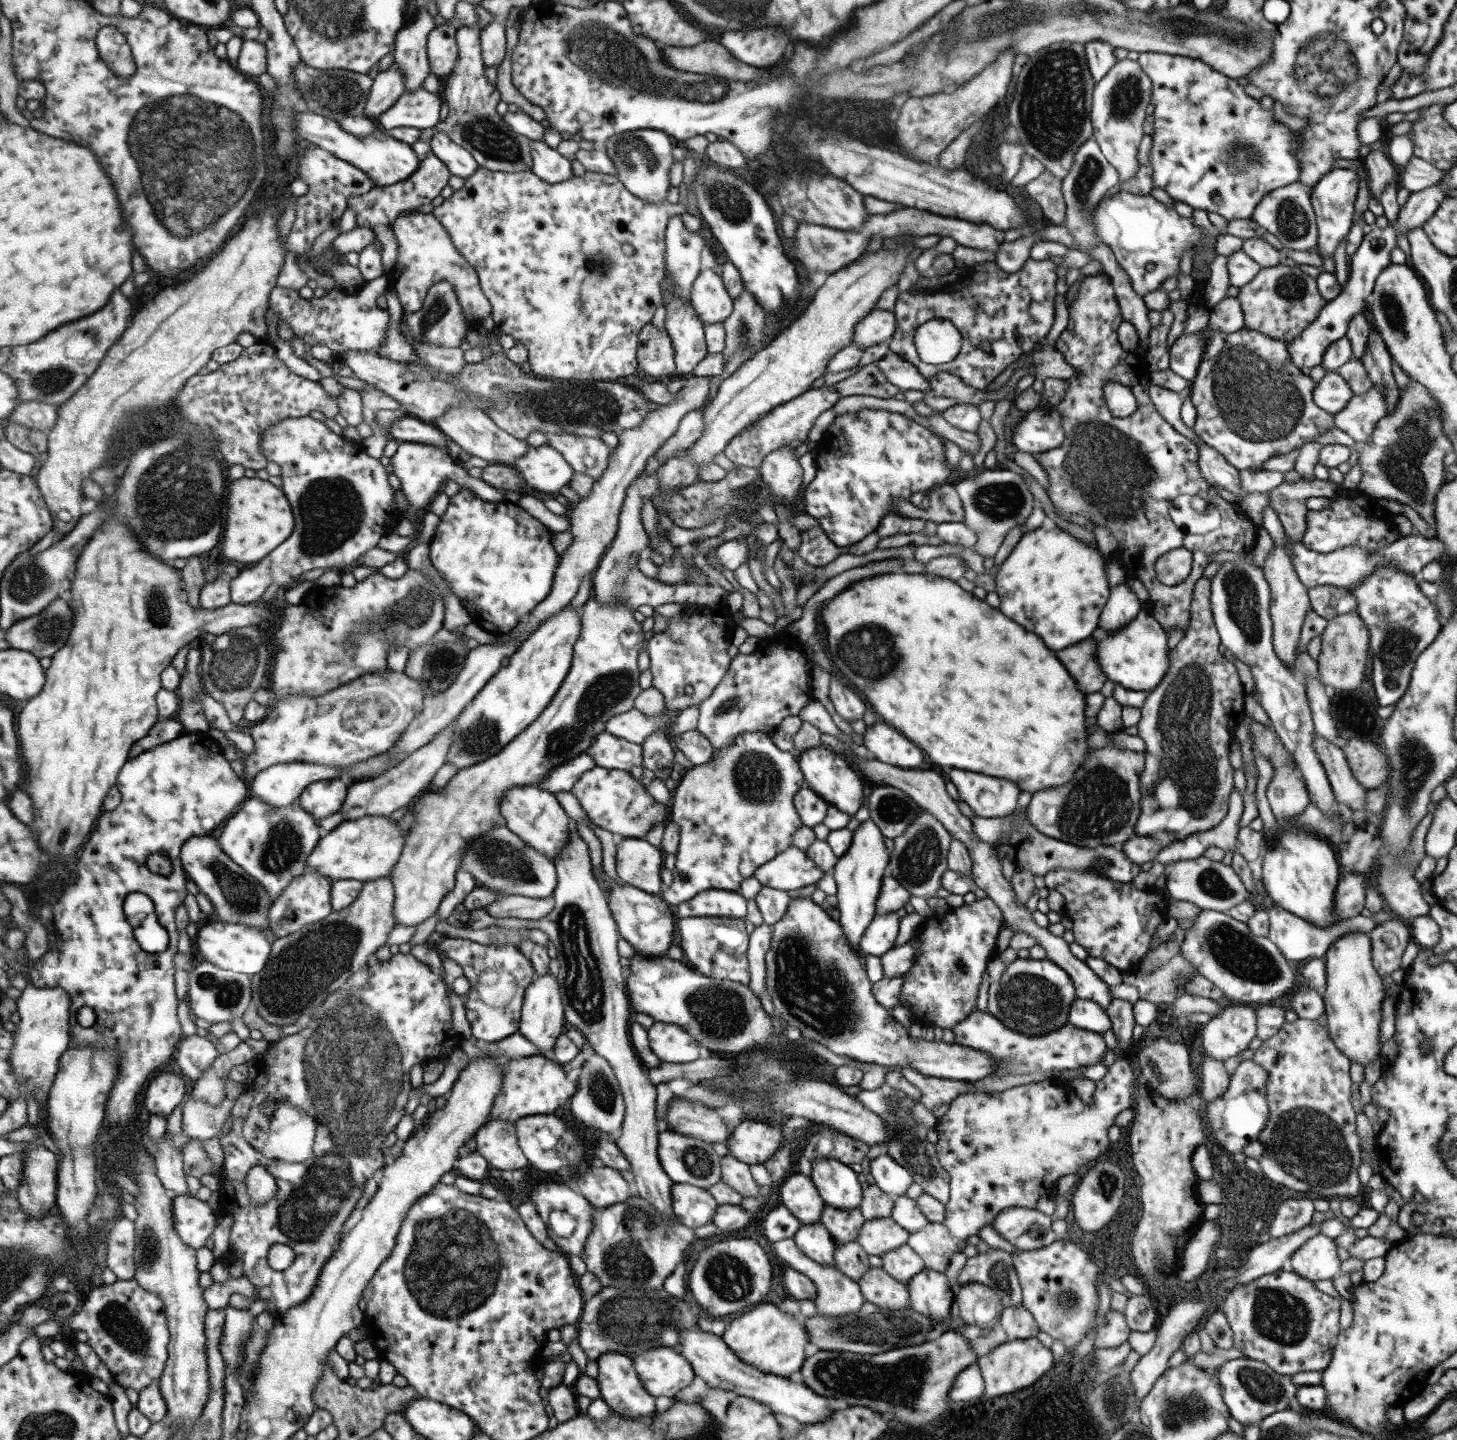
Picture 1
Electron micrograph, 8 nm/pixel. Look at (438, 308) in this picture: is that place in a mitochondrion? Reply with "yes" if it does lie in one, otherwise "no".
yes

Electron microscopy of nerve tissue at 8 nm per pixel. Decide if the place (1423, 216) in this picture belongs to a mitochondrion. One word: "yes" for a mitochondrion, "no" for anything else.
no

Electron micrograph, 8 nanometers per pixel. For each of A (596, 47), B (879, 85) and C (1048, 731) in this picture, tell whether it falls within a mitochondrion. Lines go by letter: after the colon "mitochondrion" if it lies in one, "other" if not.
A: mitochondrion
B: mitochondrion
C: other

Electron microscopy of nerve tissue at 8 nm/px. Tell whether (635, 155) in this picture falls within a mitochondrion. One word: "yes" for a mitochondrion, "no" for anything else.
yes

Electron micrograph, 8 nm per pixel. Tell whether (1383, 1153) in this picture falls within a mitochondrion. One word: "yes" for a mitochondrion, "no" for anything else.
no

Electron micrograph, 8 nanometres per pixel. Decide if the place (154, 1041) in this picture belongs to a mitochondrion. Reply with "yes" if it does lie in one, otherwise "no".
no

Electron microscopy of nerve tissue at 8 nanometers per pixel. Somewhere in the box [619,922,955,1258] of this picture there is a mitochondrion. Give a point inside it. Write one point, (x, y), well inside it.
(818, 993)

